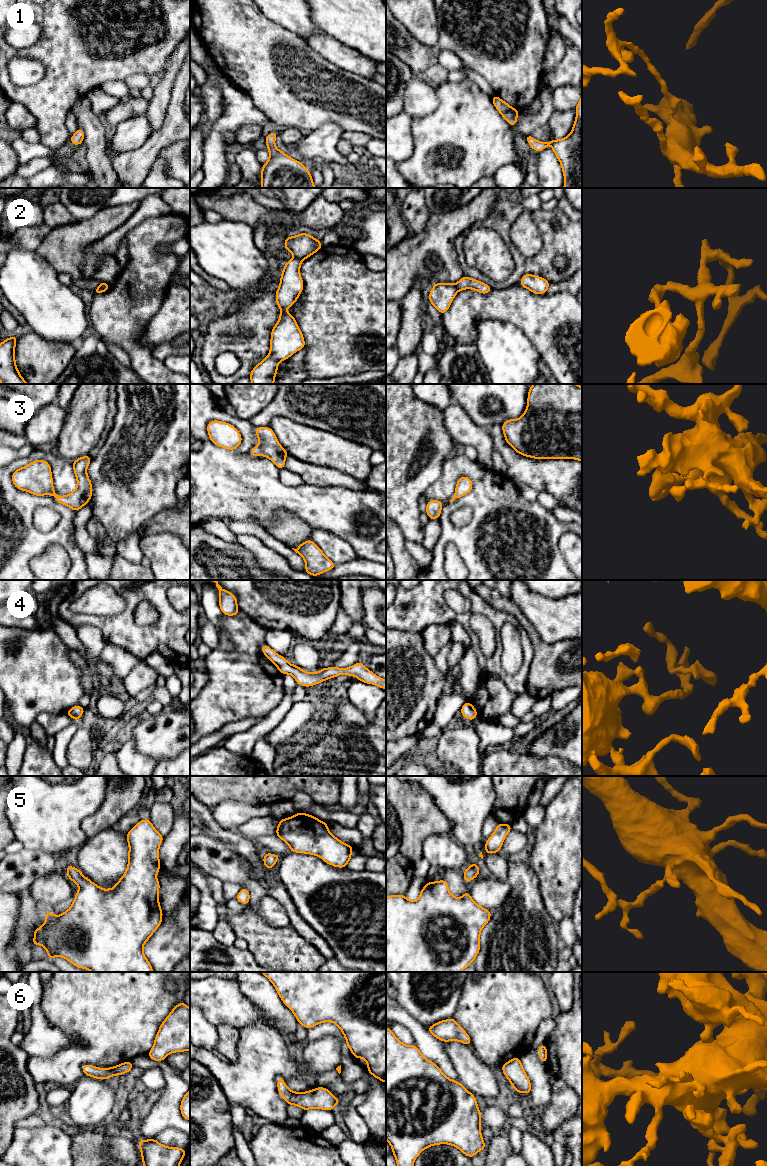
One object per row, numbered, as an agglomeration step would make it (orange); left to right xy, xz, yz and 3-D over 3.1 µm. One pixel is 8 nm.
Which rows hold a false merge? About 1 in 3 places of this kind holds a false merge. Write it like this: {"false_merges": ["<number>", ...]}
{"false_merges": ["2"]}

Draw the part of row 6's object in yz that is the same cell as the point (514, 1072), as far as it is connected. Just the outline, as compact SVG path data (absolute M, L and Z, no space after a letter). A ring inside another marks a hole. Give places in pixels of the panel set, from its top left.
M514 1057L501 1066L504 1075L518 1094L531 1093L531 1082L523 1069L520 1057Z

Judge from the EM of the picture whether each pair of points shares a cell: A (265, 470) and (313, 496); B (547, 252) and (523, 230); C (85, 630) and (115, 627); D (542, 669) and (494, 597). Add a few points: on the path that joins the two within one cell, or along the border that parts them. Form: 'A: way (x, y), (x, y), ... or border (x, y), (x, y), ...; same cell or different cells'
A: way (274, 483), (287, 496), (300, 496); same cell
B: border (535, 223), (542, 246), (534, 255), (525, 257); different cells
C: border (76, 625), (96, 625), (107, 643); different cells
D: way (541, 650), (530, 629), (513, 610); same cell

